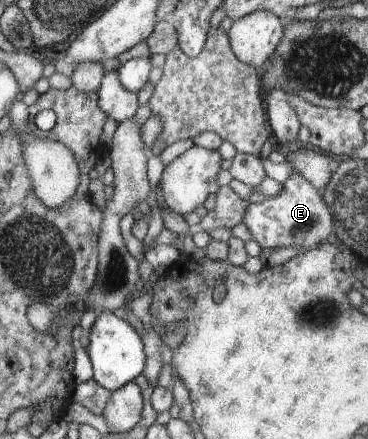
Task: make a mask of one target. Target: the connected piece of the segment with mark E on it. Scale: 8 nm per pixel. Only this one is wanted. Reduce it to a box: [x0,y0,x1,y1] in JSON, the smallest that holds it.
[242,165,334,250]

